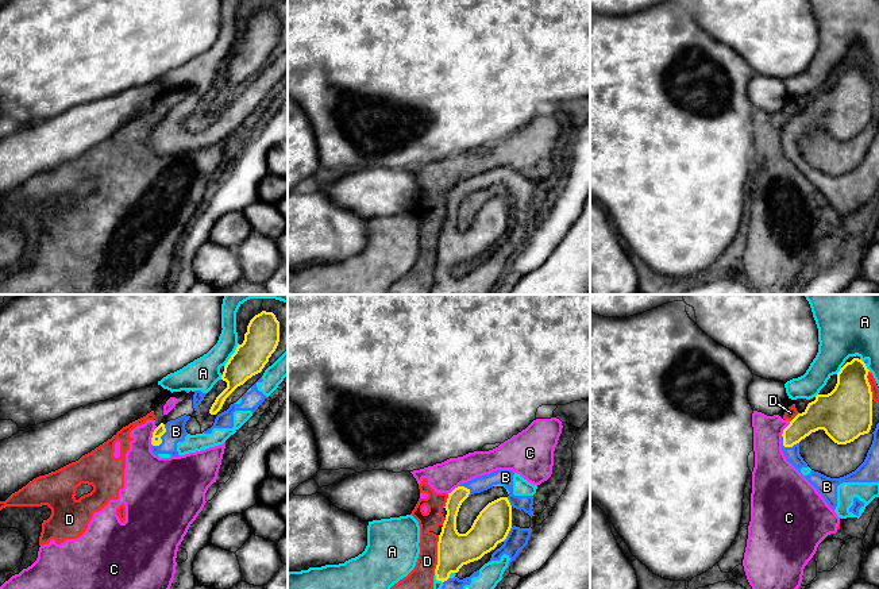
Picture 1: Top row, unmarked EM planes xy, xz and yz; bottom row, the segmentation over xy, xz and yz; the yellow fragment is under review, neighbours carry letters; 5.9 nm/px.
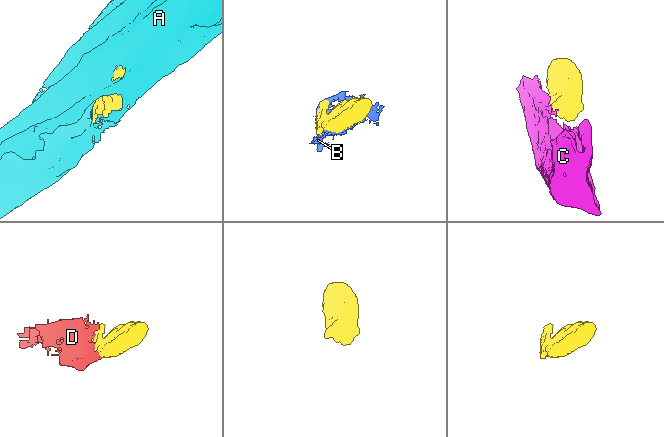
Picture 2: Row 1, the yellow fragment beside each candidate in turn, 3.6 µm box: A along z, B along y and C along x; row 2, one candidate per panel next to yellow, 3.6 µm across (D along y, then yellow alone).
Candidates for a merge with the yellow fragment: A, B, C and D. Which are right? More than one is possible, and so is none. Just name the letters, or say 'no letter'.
A, B

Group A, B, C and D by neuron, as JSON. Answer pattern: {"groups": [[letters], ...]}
{"groups": [["A", "B"], ["C", "D"]]}

